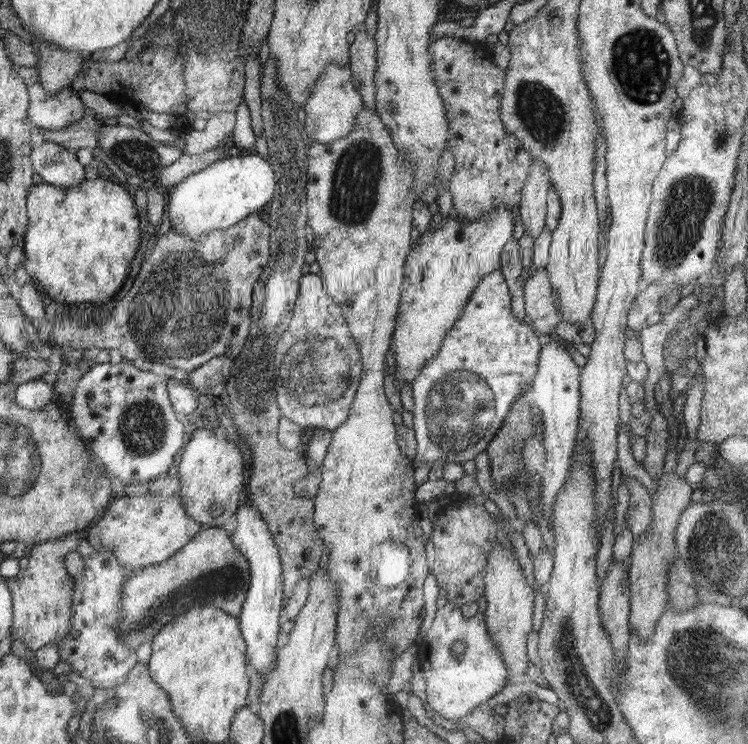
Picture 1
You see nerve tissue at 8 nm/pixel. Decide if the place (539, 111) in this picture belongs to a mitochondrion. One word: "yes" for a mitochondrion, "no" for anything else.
yes

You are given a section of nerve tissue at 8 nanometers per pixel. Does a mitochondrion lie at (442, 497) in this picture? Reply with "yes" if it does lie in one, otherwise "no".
no

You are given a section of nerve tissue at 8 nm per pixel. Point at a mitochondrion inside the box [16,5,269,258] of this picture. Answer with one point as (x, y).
(137, 155)

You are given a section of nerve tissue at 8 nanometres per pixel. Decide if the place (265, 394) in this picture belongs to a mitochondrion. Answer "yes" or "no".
yes

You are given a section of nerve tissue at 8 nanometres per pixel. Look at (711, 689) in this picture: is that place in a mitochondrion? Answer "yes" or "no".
yes

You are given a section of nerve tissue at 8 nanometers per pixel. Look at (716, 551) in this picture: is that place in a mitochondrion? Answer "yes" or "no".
yes

